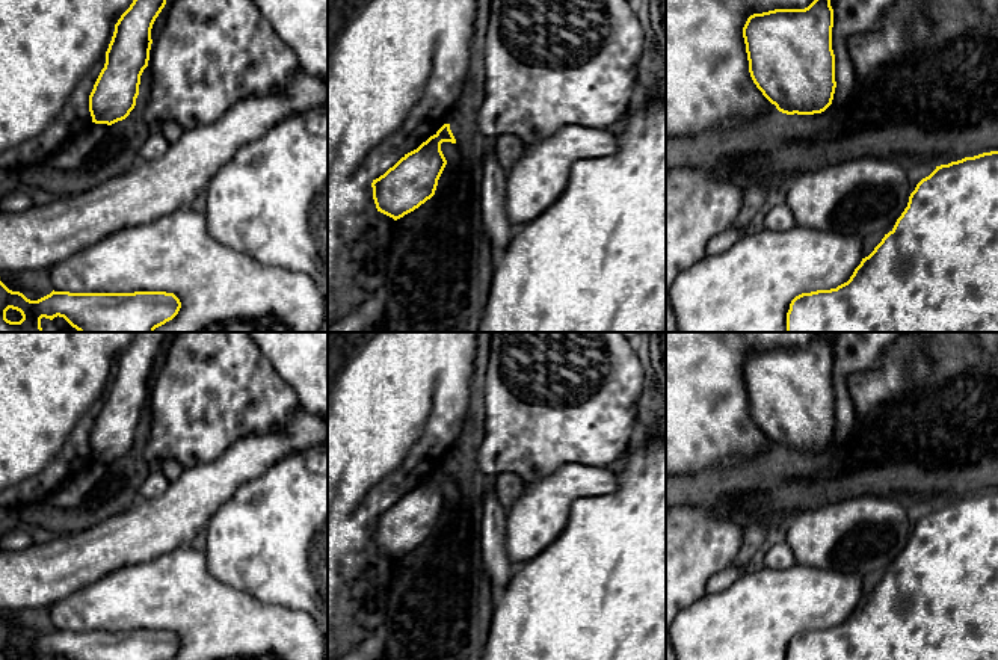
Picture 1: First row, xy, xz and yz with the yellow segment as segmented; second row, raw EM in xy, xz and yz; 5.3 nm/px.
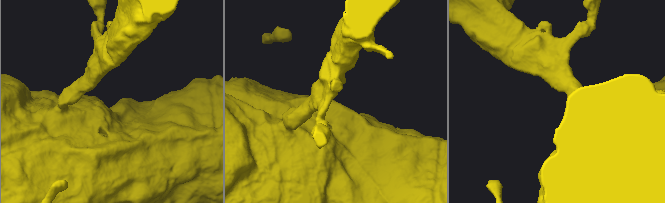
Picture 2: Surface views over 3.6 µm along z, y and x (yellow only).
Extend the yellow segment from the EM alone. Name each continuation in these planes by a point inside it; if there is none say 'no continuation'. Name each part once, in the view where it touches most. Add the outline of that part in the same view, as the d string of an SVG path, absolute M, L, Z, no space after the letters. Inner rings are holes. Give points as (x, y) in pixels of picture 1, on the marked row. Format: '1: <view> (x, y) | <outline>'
no continuation

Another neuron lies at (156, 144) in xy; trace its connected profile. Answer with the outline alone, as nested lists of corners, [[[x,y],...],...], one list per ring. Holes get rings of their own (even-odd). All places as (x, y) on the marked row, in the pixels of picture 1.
[[[149,133],[139,150],[137,163],[162,157],[169,148],[169,142],[162,133]]]

